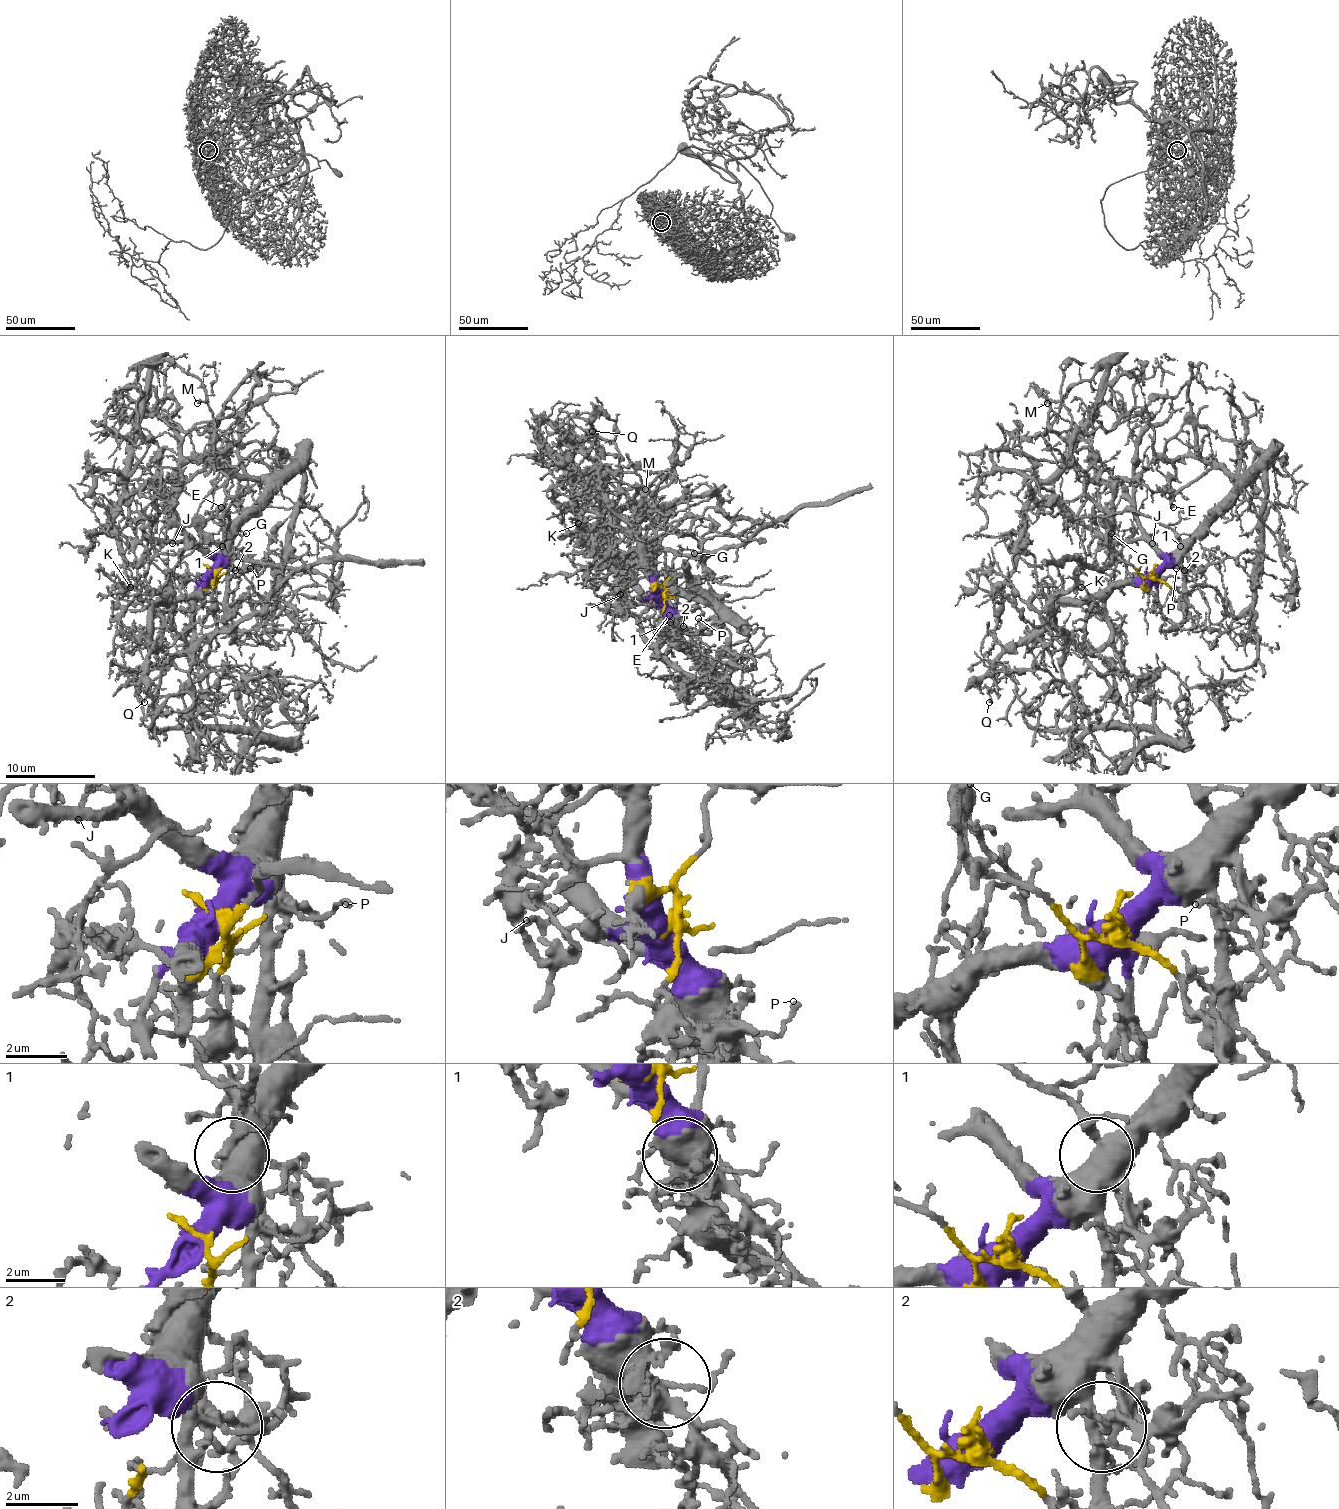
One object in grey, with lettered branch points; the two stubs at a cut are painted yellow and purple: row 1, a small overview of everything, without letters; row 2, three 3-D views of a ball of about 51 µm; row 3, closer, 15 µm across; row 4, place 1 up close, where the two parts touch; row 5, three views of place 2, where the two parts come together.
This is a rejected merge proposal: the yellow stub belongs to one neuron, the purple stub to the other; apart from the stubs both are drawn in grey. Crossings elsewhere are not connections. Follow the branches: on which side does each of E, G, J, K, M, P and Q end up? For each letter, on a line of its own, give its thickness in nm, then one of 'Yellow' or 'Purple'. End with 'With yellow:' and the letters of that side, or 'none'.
E: Thickness 160 nm. Purple
G: Thickness 120 nm. Yellow
J: Thickness 140 nm. Purple
K: Thickness 260 nm. Purple
M: Thickness 170 nm. Yellow
P: Thickness 150 nm. Purple
Q: Thickness 200 nm. Purple
With yellow: G, M

